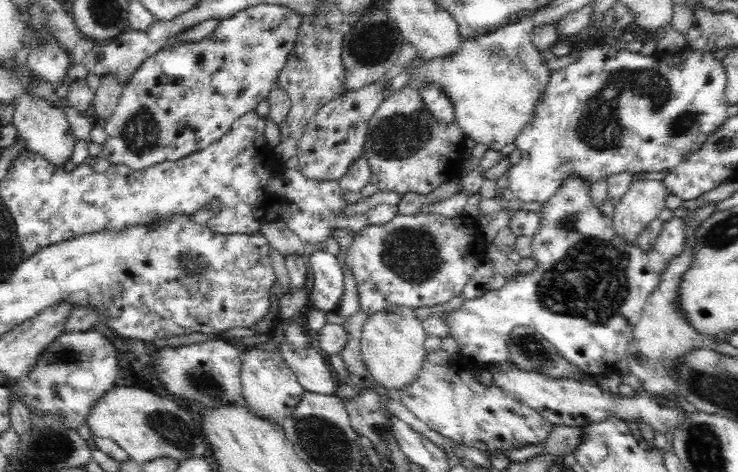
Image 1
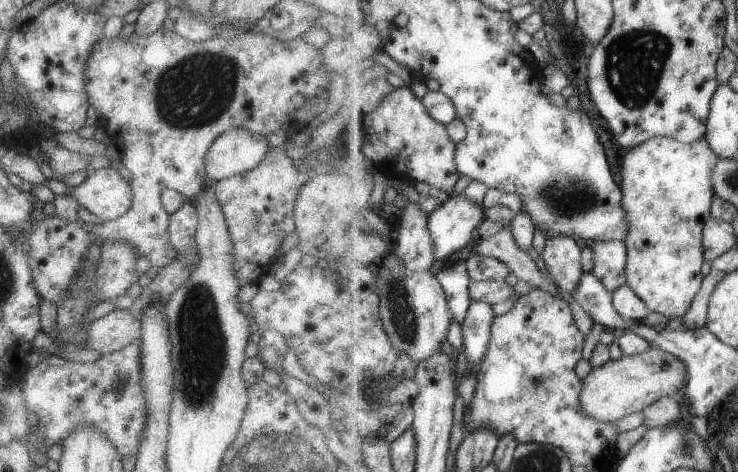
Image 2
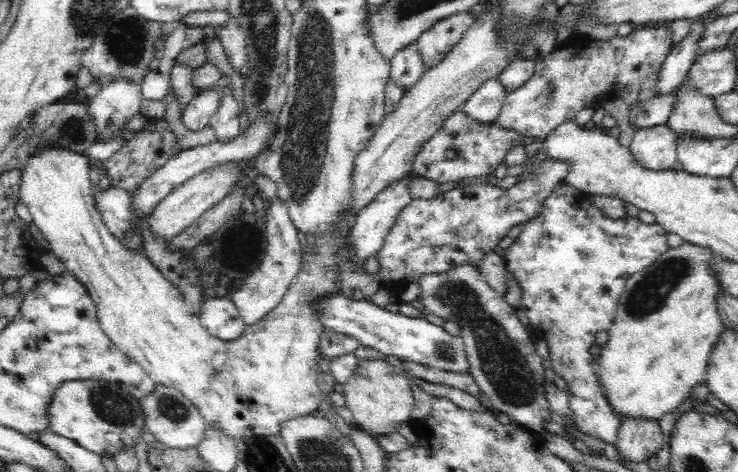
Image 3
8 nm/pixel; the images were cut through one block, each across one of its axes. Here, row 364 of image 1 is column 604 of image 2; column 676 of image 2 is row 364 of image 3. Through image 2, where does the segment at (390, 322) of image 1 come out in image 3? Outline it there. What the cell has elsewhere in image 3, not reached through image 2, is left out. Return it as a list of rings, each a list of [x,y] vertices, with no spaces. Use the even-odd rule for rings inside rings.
[[[390,358],[384,360],[359,359],[348,382],[344,384],[346,408],[354,417],[355,425],[373,436],[397,432],[404,422],[411,420],[415,406],[410,378],[404,369]]]

